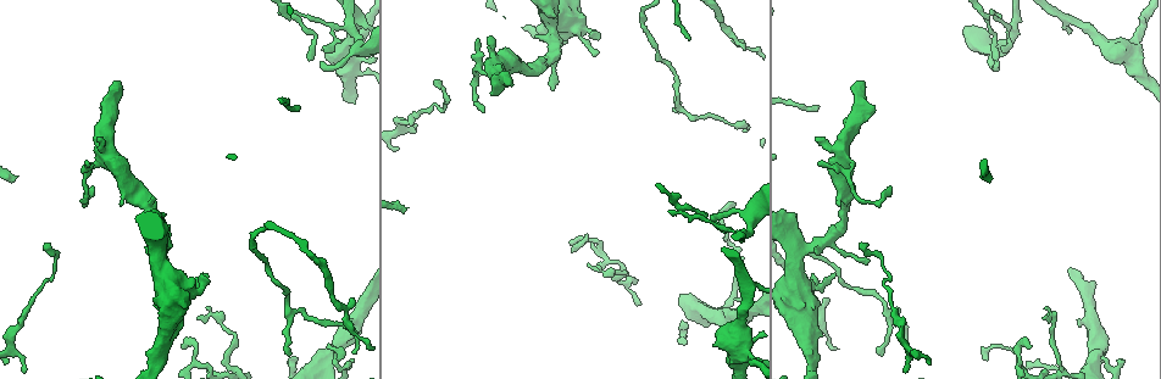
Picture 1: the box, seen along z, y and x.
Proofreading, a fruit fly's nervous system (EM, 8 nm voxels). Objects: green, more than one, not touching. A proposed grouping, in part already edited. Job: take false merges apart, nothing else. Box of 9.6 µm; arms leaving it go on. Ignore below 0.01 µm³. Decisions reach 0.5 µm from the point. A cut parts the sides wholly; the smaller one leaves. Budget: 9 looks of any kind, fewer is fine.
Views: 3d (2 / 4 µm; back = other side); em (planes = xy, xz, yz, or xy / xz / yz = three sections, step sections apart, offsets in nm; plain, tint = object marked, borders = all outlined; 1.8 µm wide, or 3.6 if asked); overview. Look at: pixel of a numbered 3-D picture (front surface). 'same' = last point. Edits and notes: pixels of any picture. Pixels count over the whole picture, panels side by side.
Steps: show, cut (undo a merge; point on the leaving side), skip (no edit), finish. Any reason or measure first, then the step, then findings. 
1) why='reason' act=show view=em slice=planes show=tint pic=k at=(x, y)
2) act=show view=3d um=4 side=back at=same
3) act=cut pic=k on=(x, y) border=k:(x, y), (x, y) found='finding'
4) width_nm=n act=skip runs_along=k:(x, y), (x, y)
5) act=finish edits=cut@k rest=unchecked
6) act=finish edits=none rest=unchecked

why='two arms in line, one across' act=show view=3d um=4 side=back pic=1 at=(150, 205)

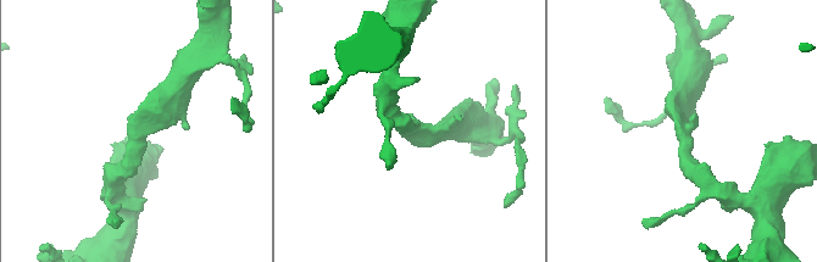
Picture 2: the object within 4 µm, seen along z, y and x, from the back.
arms=3 arm_widths_nm=220,240,300 act=show view=em slice=planes show=borders pic=2 at=(683, 128)

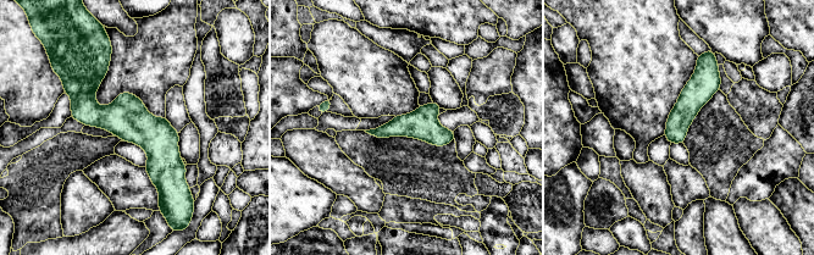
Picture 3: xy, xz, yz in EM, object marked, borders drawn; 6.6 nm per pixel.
act=skip runs_along=3:(95, 66), (89, 101), (164, 156), (171, 190) found='all the same neuron'

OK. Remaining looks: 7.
why='arms part here' act=show view=3d um=2 pic=1 at=(886, 309)

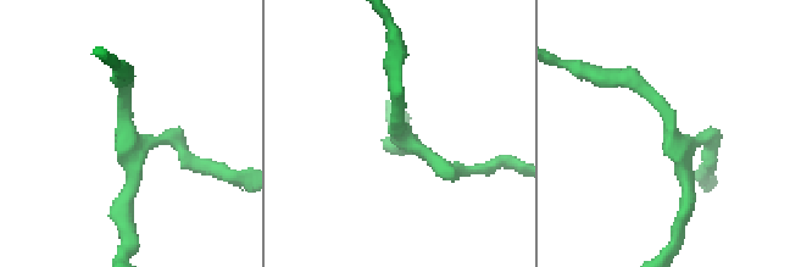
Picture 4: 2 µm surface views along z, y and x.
act=show view=em slice=planes show=tint pic=4 at=(128, 129)

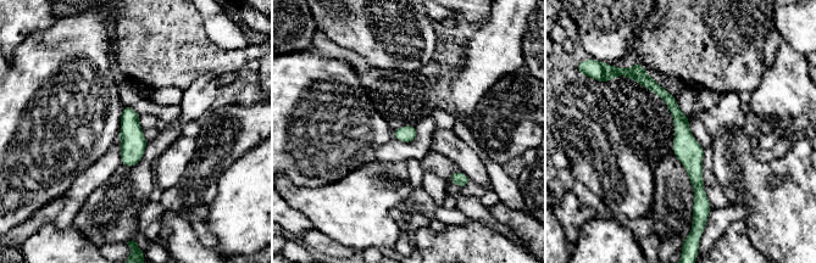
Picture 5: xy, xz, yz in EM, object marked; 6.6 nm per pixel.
act=skip runs_along=5:(640, 73), (681, 119), (700, 203) found='all the same neuron'

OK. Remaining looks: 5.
act=show view=em slice=planes show=tint pic=1 at=(350, 28)

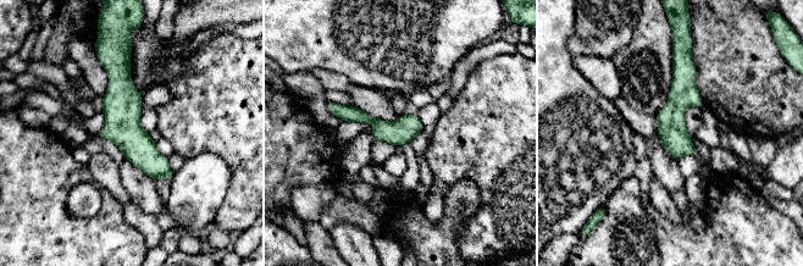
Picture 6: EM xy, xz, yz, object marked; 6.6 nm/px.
width_nm=170 act=skip runs_along=6:(121, 59), (122, 127), (169, 176) found='one neuron here'

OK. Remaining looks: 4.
why='four-way junction' act=show view=3d um=4 pic=1 at=(739, 353)

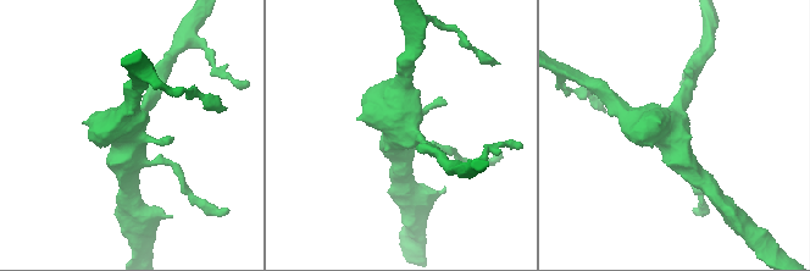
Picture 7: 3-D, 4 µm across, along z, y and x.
act=show view=em um=3.6 slice=planes show=tint pic=7 at=(398, 130)

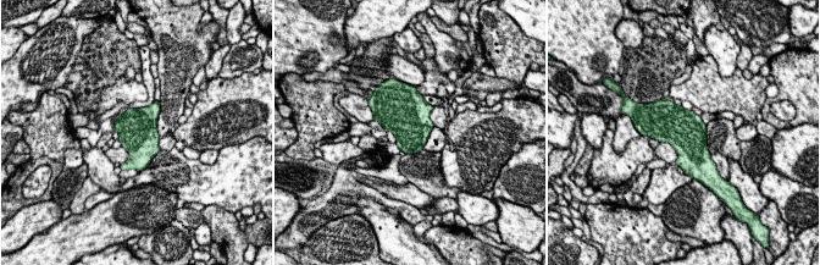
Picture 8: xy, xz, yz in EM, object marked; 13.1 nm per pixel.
width_nm=500 act=skip found='continuous, no second neuron'

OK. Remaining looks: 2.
act=finish edits=none rest=unchecked

